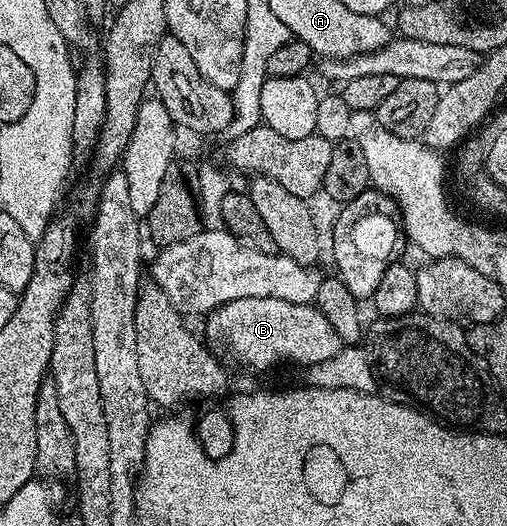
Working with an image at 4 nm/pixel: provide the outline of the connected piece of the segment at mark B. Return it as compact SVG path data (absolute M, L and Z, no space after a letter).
M236 298L221 304L205 320L206 332L212 339L222 339L236 359L258 368L276 363L278 356L301 366L328 362L328 358L339 355L344 347L332 322L314 304L284 302L280 298Z

